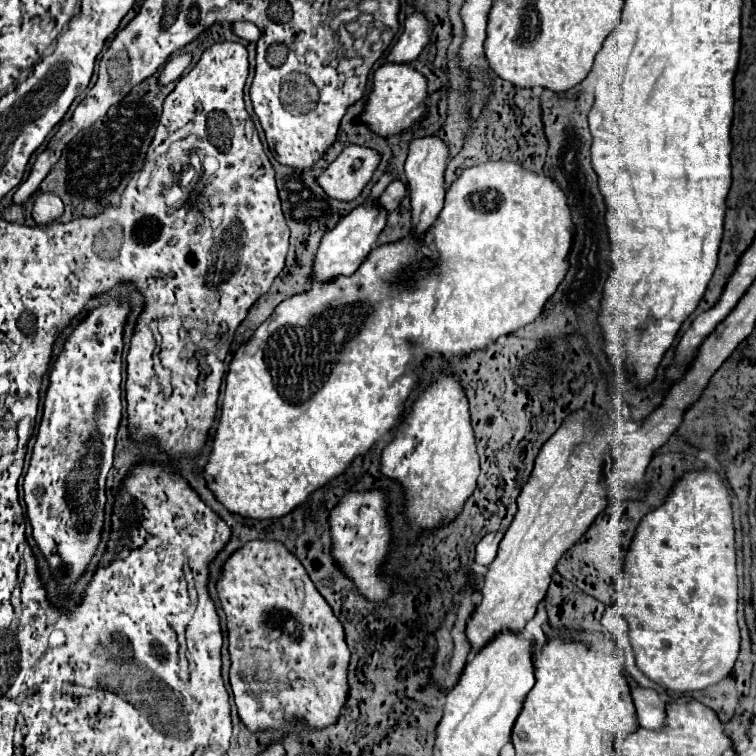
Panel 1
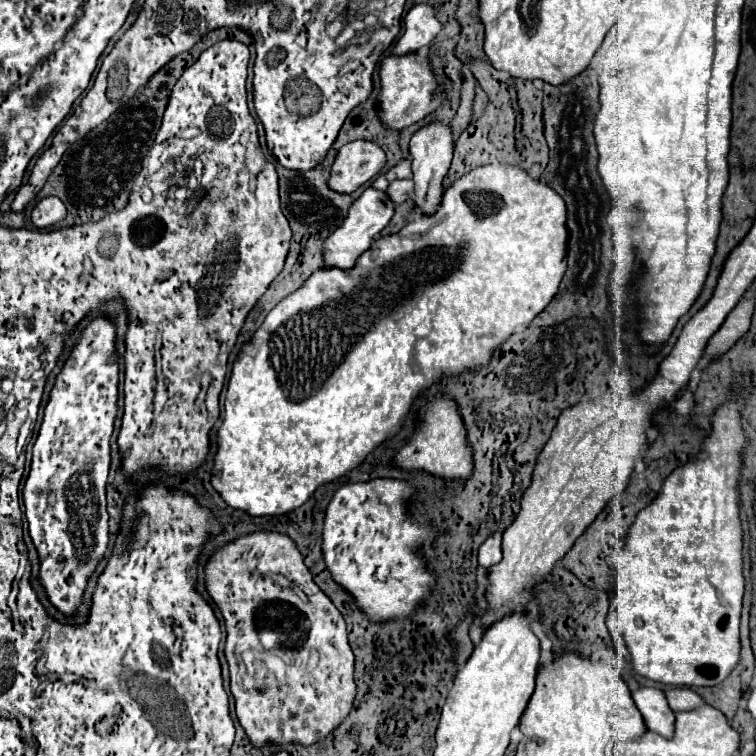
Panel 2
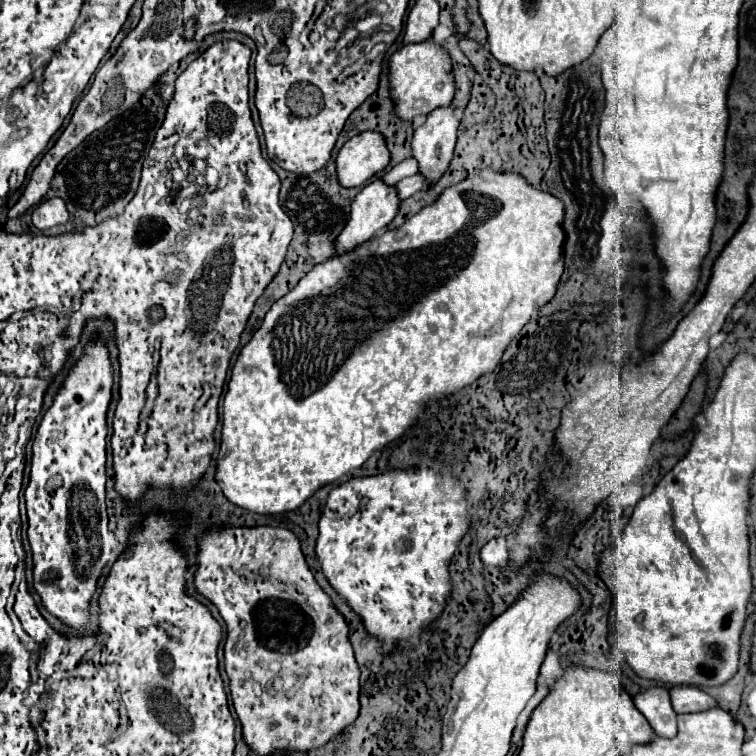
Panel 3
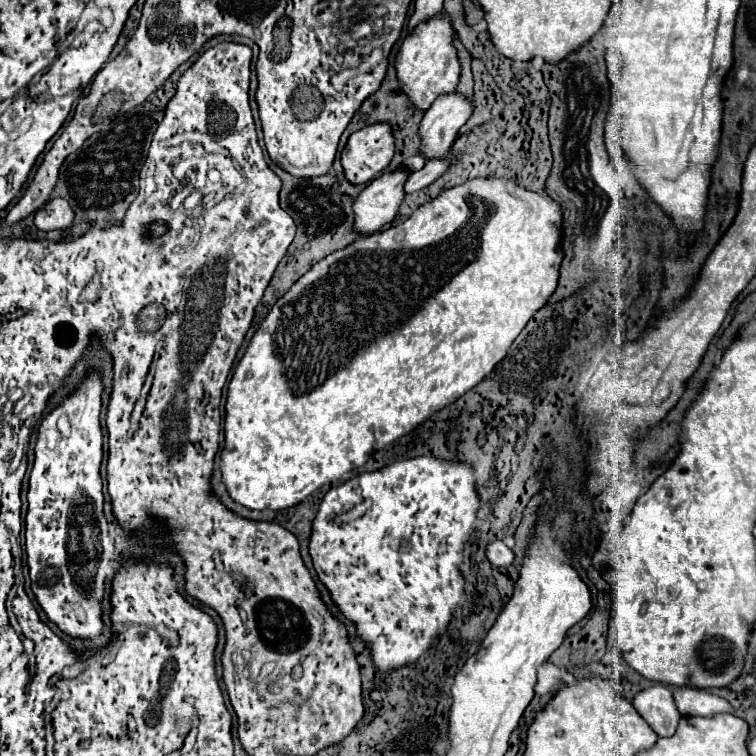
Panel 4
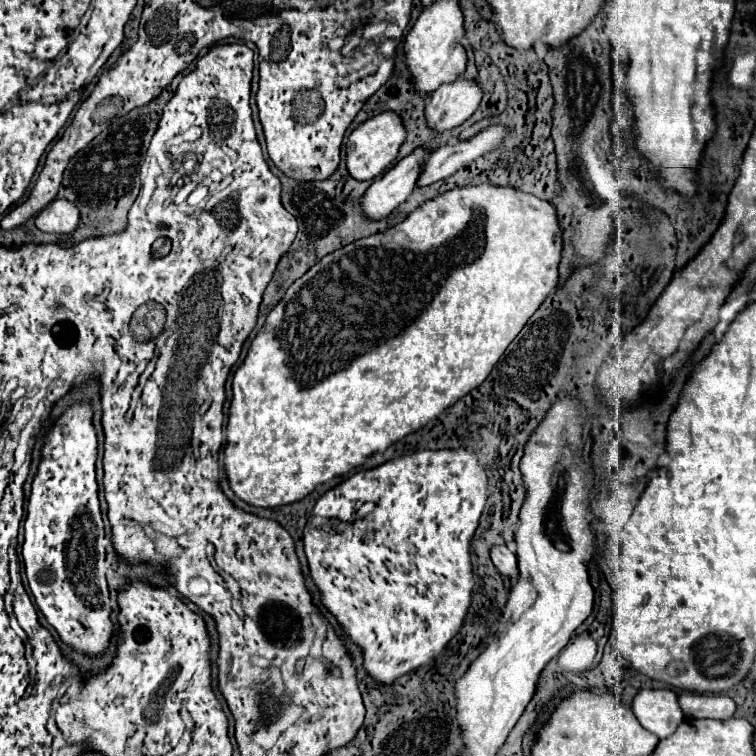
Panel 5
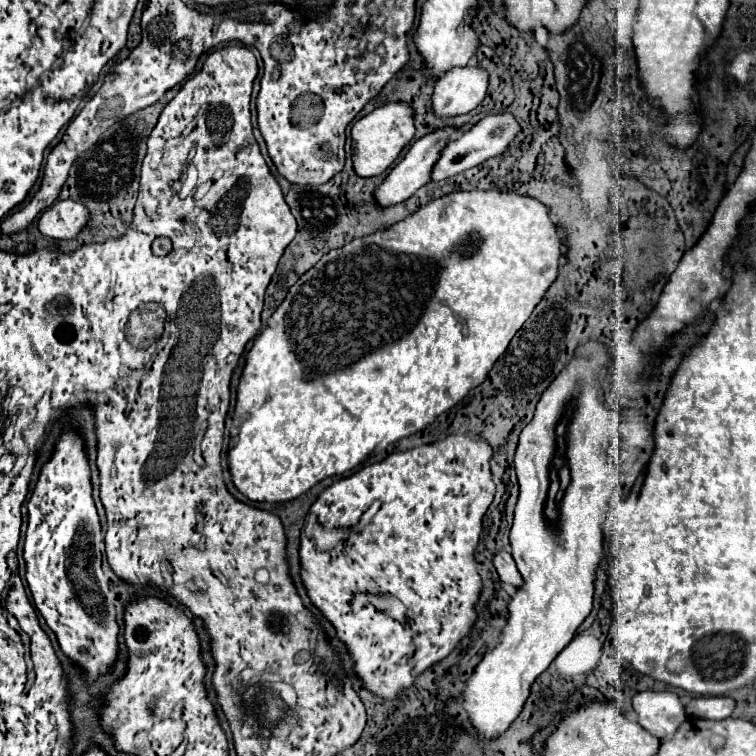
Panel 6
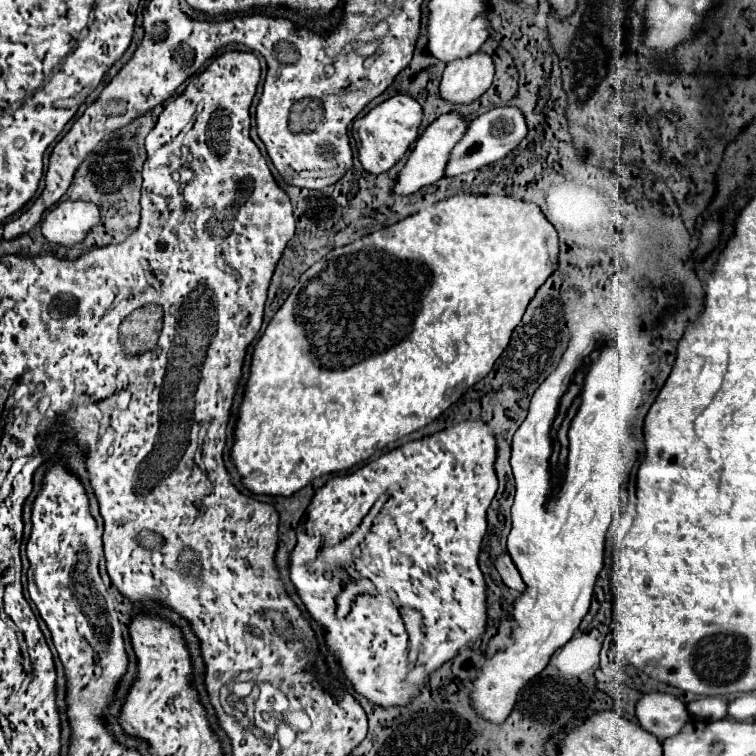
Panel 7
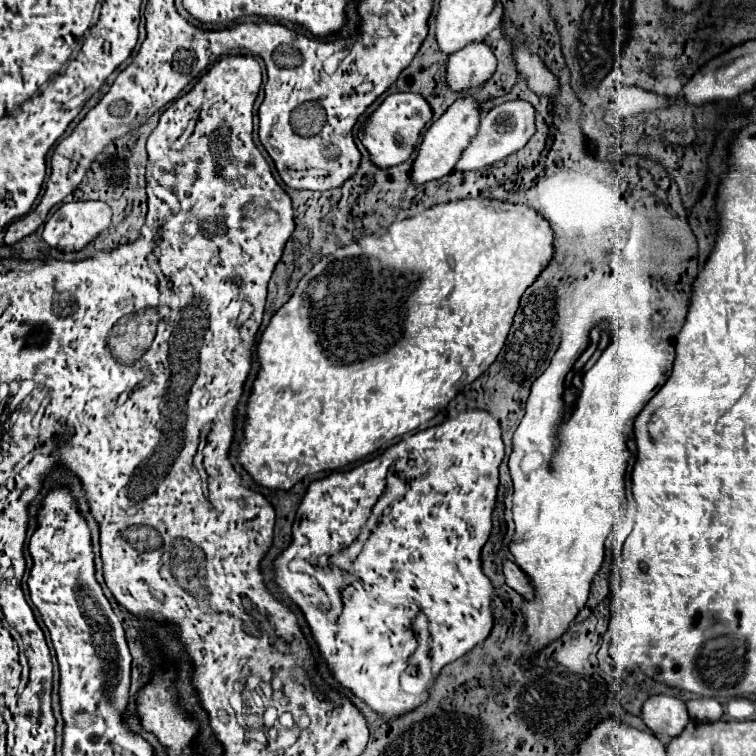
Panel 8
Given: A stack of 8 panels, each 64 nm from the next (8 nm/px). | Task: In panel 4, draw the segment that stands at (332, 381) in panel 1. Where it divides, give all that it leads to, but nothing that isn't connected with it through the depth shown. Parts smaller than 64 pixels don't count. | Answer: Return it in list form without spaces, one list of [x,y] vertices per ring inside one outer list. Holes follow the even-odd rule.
[[[474,178],[460,186],[444,190],[438,198],[422,204],[406,222],[384,232],[376,232],[376,236],[358,238],[346,248],[314,264],[288,290],[288,294],[284,294],[274,304],[234,368],[224,406],[224,450],[220,456],[222,482],[230,498],[250,510],[292,508],[310,496],[316,488],[338,480],[354,468],[360,468],[366,462],[366,456],[378,452],[378,446],[388,446],[394,440],[402,438],[418,424],[422,424],[430,414],[438,412],[474,388],[492,372],[492,368],[500,362],[500,354],[508,352],[512,340],[516,340],[528,320],[548,302],[556,290],[560,274],[558,270],[562,262],[560,240],[562,212],[552,198],[526,190],[508,178]]]

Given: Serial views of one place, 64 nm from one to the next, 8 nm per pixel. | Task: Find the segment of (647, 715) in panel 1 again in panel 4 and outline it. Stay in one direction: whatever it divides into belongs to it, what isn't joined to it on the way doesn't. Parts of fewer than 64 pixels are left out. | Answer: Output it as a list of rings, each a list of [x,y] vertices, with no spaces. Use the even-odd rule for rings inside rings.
[[[658,684],[642,690],[634,696],[632,704],[658,736],[674,736],[678,720],[682,716],[674,704],[670,688]]]

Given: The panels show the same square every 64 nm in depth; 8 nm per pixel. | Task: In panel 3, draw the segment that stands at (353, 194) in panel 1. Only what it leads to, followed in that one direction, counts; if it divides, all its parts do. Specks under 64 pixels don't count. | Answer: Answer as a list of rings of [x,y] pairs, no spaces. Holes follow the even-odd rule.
[[[362,132],[350,138],[336,156],[340,186],[356,188],[374,178],[390,162],[390,152],[378,132]]]

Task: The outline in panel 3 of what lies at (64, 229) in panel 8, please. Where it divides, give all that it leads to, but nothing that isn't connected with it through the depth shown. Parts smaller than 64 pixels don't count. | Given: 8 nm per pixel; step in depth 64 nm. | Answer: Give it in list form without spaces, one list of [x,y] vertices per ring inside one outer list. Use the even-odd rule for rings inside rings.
[[[46,198],[32,212],[32,224],[40,230],[52,228],[56,224],[64,224],[66,220],[68,220],[68,210],[64,200],[60,198]]]

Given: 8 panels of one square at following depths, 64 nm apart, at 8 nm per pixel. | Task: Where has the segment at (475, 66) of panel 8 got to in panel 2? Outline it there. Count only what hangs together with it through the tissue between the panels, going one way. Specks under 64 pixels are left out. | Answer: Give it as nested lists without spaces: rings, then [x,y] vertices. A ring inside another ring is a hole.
[[[432,122],[418,130],[410,140],[410,158],[412,158],[412,180],[414,180],[414,204],[418,206],[420,214],[434,214],[442,202],[442,180],[450,168],[454,144],[452,132],[448,124]]]

